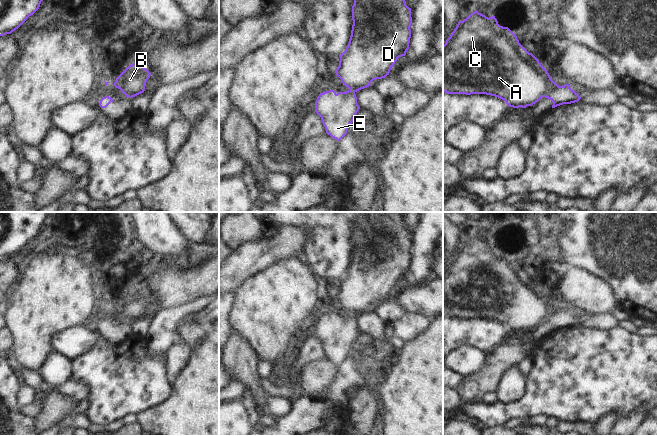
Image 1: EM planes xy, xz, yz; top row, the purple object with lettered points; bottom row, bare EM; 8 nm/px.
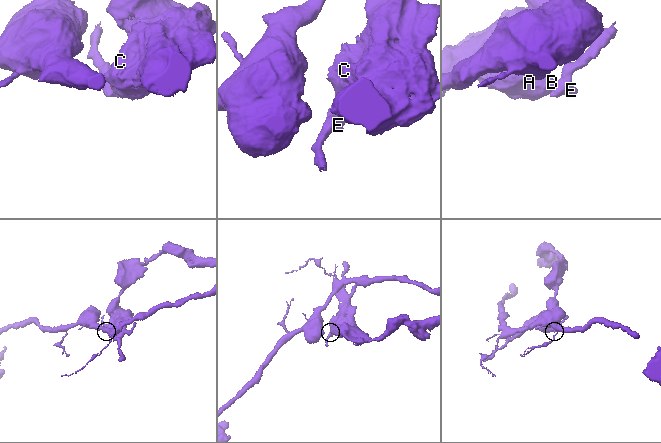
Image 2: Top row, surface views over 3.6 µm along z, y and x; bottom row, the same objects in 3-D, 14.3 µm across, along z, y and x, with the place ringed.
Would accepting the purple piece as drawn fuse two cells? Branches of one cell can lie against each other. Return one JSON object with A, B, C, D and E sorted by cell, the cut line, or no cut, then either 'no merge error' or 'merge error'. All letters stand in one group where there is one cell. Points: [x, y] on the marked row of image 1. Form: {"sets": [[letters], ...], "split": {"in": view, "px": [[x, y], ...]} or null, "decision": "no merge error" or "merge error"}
{"sets": [["A", "B", "C", "D"], ["E"]], "split": {"in": "yz", "px": [[553, 81], [550, 89], [543, 96]]}, "decision": "merge error"}

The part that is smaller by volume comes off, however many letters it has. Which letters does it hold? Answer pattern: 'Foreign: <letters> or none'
Foreign: E

